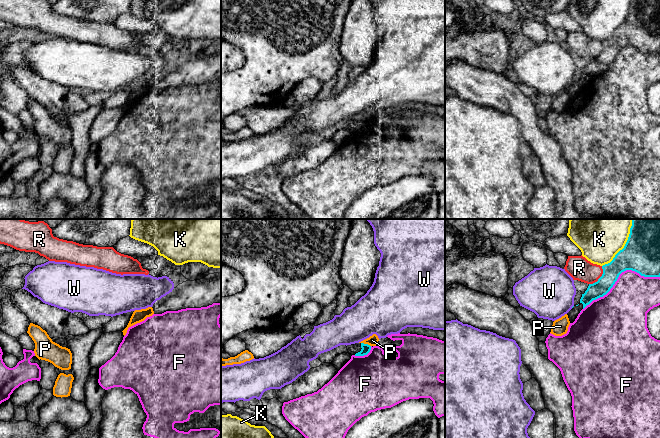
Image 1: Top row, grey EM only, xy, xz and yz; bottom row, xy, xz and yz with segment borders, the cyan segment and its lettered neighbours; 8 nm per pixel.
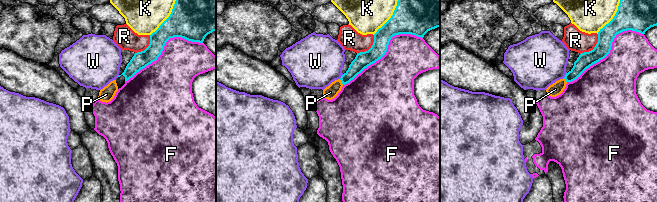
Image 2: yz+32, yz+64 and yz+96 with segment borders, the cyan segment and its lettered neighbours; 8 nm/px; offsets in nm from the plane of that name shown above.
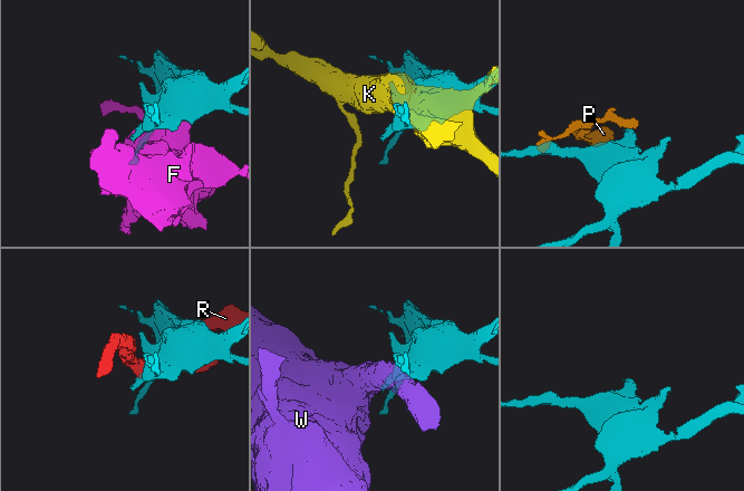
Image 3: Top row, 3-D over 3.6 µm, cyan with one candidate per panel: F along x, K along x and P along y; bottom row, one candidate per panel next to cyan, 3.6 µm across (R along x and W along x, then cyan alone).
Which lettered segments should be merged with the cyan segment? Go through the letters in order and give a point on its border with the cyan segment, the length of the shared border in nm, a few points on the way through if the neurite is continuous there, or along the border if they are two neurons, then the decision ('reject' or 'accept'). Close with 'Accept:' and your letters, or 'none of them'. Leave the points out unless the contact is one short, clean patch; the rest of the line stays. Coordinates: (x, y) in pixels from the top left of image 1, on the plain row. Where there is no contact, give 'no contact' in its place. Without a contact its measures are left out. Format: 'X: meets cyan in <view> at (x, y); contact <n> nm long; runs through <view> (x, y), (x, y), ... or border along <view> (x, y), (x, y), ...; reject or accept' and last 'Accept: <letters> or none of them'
F: meets cyan in yz at (618, 52); contact 650 nm long; reject
K: meets cyan in yz at (624, 23); contact 420 nm long; reject
P: meets cyan in xz at (366, 120); contact 90 nm long; border along xz (361, 118), (367, 119), (370, 122); reject
R: meets cyan in yz at (600, 53); contact 190 nm long; reject
W: no contact; reject
Accept: none of them

